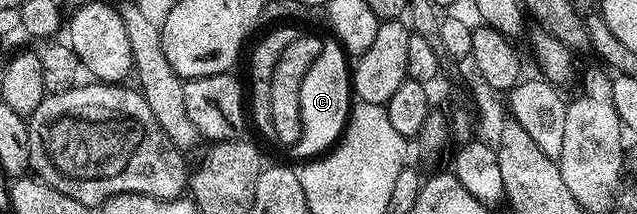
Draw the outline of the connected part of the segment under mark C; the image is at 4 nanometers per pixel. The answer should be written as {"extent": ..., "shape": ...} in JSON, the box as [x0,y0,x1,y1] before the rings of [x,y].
{"extent":[292,38,352,162],"shape":[[[333,38],[323,39],[320,55],[316,62],[312,62],[308,74],[304,74],[304,86],[300,86],[302,133],[292,146],[295,161],[305,162],[311,158],[321,157],[342,137],[352,107],[352,68],[346,63],[348,57],[342,45]]]}

